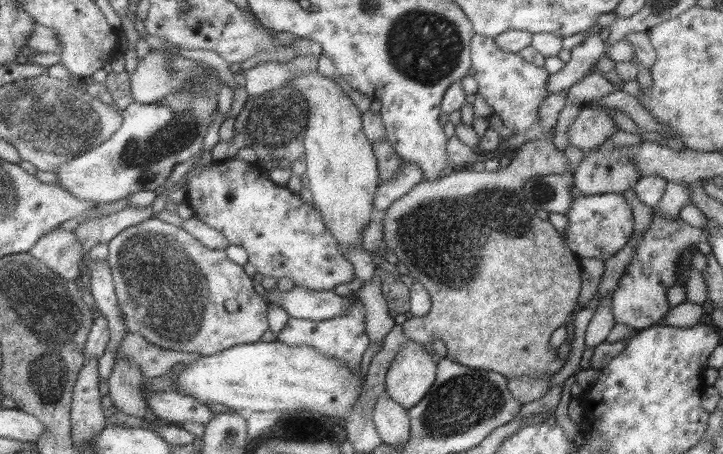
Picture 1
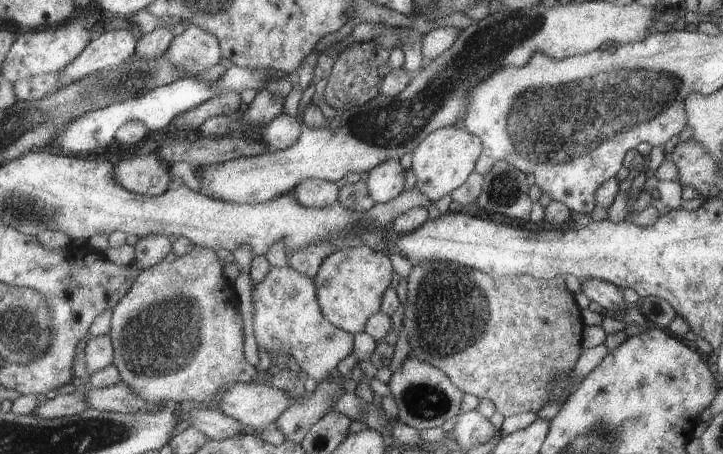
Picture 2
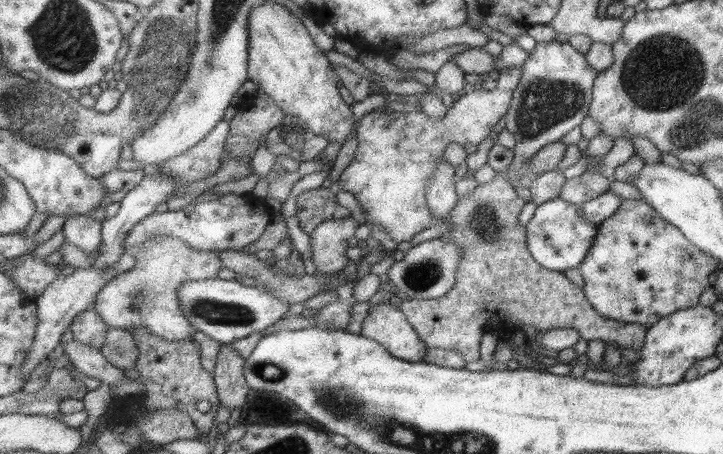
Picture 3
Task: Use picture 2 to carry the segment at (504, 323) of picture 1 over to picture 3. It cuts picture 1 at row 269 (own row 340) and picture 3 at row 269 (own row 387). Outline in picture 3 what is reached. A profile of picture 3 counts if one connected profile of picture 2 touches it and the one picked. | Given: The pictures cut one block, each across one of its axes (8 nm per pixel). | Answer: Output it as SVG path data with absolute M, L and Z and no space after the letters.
M500 171L490 182L478 184L473 192L459 197L448 215L435 220L435 223L452 224L452 229L448 235L442 235L442 239L454 242L460 248L462 257L458 261L456 284L443 297L426 300L408 298L402 301L399 310L406 316L419 338L428 348L459 353L467 364L481 360L481 343L486 333L493 330L502 340L501 330L514 334L522 330L522 324L532 326L537 331L572 328L586 341L616 343L618 347L632 347L639 353L645 342L648 329L646 326L602 317L590 305L582 287L574 285L564 273L548 270L532 258L526 246L526 229L518 223L518 215L525 202L514 189L508 173Z

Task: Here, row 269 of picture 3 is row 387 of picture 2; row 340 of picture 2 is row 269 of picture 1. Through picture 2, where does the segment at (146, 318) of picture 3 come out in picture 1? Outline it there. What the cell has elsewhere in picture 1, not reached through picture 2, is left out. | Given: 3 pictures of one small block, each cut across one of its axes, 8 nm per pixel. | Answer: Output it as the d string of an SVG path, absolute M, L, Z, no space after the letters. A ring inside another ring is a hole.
M156 216L144 220L144 222L138 223L137 225L125 228L109 242L107 261L113 274L115 291L117 292L118 298L117 301L118 305L120 305L120 311L122 311L122 315L124 315L126 329L131 333L140 334L142 338L148 340L148 342L155 346L160 346L160 348L166 348L167 350L174 350L175 352L196 352L196 354L202 354L202 356L213 356L238 344L254 344L254 342L259 342L262 335L269 329L269 305L265 301L265 297L258 294L254 289L255 281L246 275L244 267L232 261L228 255L226 255L225 250L212 250L204 246L199 240L196 240L194 236L188 234L183 228L180 228L176 220L169 222ZM226 300L237 300L240 309L237 312L228 312L228 310L224 308L224 302L226 302Z

